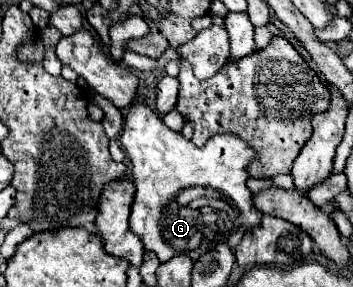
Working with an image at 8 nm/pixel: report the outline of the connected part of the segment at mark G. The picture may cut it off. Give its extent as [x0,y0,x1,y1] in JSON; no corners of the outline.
[122,101,262,263]

